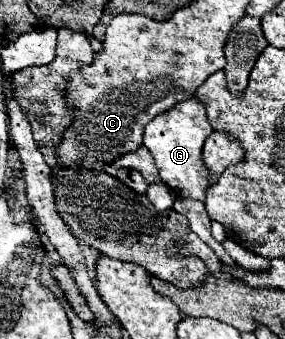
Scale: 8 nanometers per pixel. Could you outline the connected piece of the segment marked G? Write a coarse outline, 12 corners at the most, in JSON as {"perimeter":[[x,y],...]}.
{"perimeter":[[197,96],[157,114],[143,144],[177,196],[209,186],[201,148],[213,128]]}

